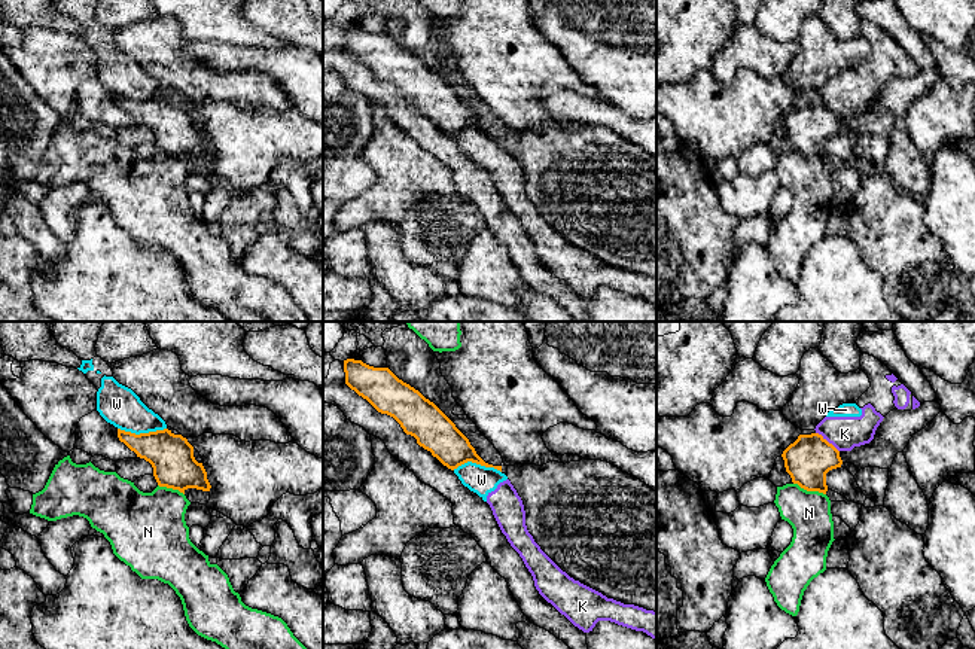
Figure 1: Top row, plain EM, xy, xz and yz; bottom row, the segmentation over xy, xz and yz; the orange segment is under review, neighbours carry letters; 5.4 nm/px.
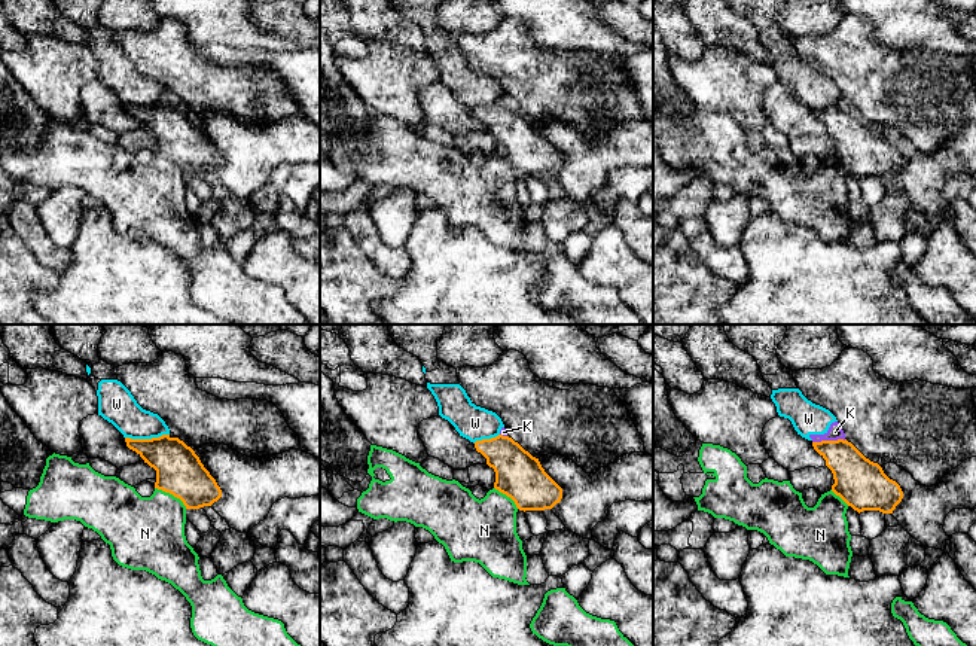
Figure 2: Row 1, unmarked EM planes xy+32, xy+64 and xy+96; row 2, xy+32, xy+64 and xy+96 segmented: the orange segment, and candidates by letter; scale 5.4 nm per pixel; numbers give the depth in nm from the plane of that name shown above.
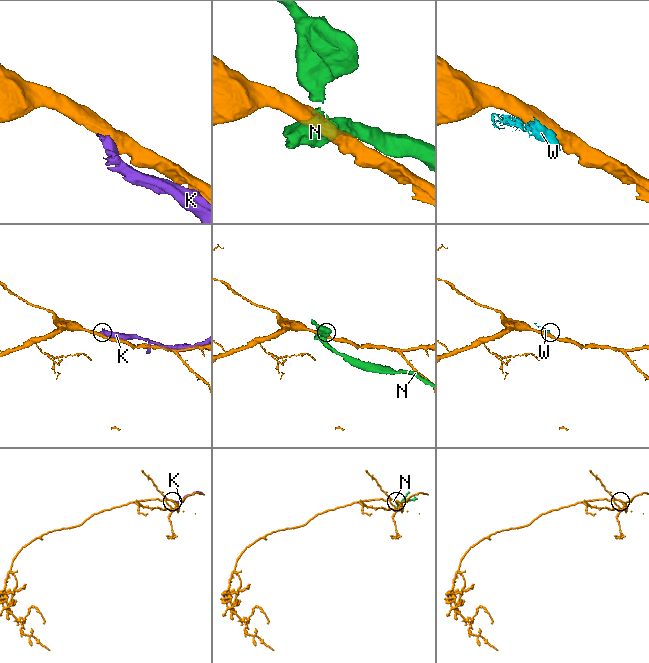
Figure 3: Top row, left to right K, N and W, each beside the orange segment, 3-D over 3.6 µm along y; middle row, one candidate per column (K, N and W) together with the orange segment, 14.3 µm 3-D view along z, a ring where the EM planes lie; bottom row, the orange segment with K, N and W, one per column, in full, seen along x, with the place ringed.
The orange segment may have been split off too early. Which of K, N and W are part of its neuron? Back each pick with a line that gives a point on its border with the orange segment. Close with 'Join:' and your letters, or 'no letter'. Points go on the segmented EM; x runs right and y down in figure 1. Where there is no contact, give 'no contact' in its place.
Join: no letter

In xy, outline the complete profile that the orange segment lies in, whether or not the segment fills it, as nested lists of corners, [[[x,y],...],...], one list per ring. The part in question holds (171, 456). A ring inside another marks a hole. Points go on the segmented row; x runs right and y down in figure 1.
[[[118,429],[118,438],[137,457],[152,464],[159,487],[183,494],[188,488],[210,491],[202,463],[195,460],[194,447],[182,435],[174,435],[168,429],[140,435]]]

